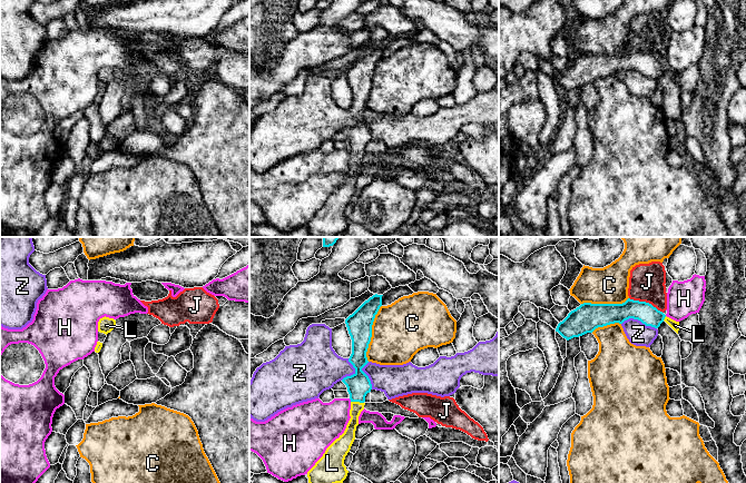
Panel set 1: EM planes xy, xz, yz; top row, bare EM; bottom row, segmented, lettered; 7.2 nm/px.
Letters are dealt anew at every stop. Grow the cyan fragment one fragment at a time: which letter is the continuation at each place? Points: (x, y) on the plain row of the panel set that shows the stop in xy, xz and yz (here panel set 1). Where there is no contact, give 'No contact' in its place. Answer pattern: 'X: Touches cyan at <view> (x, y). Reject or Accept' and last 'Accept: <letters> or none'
C: Touches cyan at xz (371, 84). Reject
H: Touches cyan at xz (350, 149). Reject
J: Touches cyan at yz (645, 52). Reject
L: Touches cyan at xz (357, 151). Accept
Z: Touches cyan at yz (639, 70). Reject
Accept: L

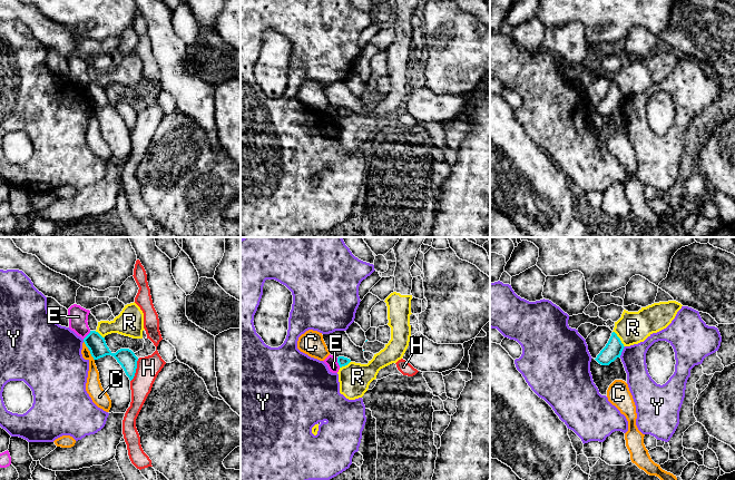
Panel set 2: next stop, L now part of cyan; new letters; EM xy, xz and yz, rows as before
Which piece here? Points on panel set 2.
C: Touches cyan at xy (91, 106). Reject
E: Touches cyan at xz (337, 113). Reject
H: Touches cyan at xy (135, 120). Reject
R: Touches cyan at yz (619, 89). Reject
Y: Touches cyan at yz (621, 101). Reject
Accept: none

